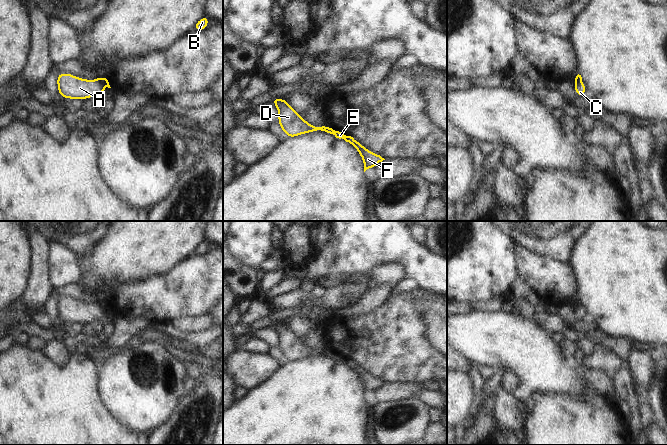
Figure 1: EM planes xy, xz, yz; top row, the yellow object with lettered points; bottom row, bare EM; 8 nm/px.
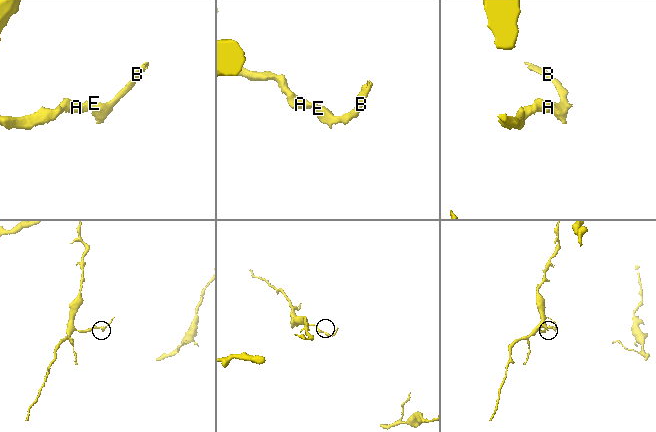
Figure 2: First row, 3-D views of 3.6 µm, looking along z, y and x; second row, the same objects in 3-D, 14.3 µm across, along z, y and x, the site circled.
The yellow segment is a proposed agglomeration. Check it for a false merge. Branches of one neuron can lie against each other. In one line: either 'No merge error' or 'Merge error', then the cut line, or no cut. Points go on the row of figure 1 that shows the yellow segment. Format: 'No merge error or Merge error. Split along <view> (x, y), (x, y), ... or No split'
Merge error. Split along xy (98, 79), (105, 86)

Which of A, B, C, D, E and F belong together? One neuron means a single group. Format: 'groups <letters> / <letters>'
groups A C D / B E F

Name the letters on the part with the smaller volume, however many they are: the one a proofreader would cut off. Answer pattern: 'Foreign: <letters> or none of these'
Foreign: B, E, F

